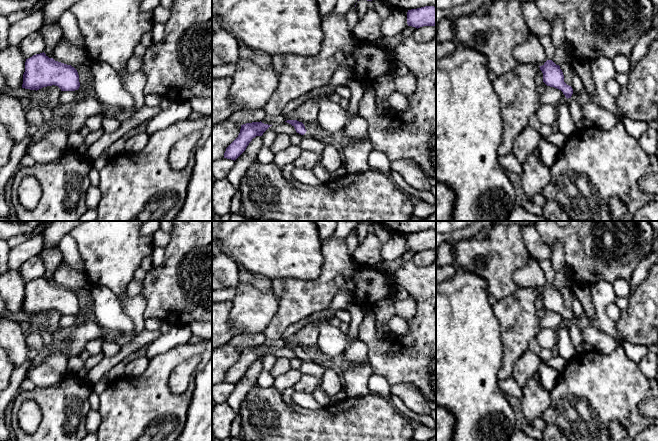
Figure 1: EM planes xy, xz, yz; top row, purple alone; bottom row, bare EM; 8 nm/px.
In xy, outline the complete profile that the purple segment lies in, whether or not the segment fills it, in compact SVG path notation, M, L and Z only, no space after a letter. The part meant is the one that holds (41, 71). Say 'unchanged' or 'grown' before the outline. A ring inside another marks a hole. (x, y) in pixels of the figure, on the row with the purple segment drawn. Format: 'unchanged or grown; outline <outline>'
unchanged; outline M44 52L26 59L22 88L37 91L43 87L52 85L58 86L61 91L78 90L80 87L80 82L77 70L71 65L67 65L55 61L53 58L49 58Z

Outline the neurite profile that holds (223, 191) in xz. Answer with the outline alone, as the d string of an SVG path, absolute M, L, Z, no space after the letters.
M227 178L215 180L212 185L212 204L215 215L222 217L230 214L231 200L236 188Z

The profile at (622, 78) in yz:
M616 72L615 80L619 83L619 85L623 88L628 85L630 72L627 73L619 73Z

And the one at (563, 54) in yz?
M565 40L558 48L555 49L555 54L552 61L556 65L569 63L572 60L571 44Z

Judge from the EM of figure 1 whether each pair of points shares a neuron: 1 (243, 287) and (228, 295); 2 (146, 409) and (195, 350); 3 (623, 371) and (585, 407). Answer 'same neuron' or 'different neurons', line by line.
1: different neurons
2: same neuron
3: same neuron

